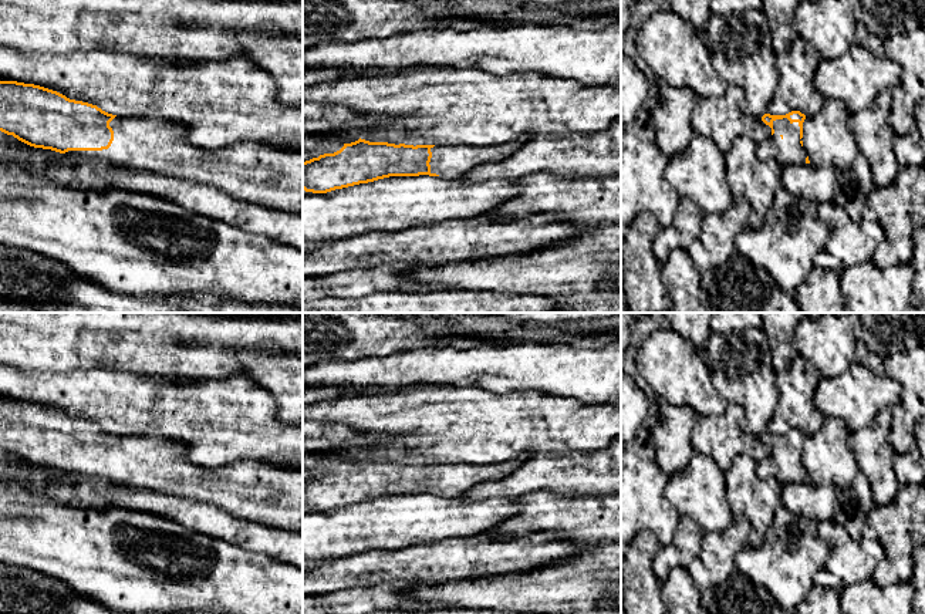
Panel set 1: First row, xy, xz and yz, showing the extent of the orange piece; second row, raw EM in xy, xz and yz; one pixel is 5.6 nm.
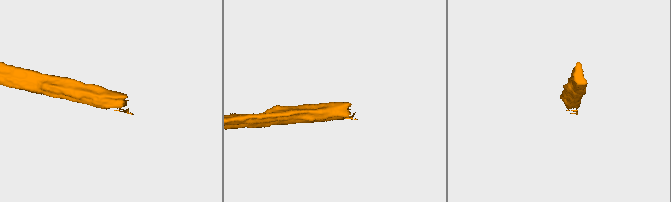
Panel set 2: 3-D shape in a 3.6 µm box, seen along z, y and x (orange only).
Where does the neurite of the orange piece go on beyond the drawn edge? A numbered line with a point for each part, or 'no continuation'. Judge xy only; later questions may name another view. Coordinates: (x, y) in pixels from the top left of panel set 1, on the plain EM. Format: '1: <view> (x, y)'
1: xy (260, 492)

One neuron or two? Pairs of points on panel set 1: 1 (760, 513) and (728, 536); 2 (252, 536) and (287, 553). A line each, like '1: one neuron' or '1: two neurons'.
1: two neurons
2: one neuron

